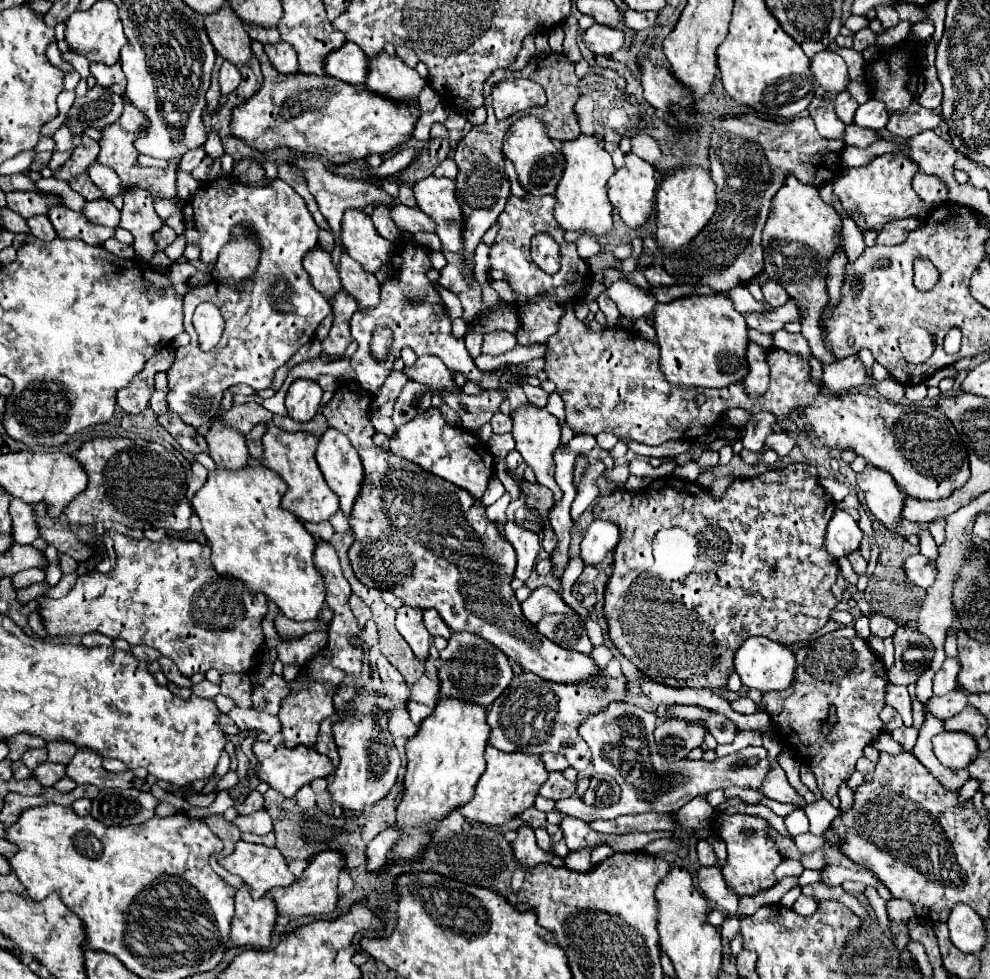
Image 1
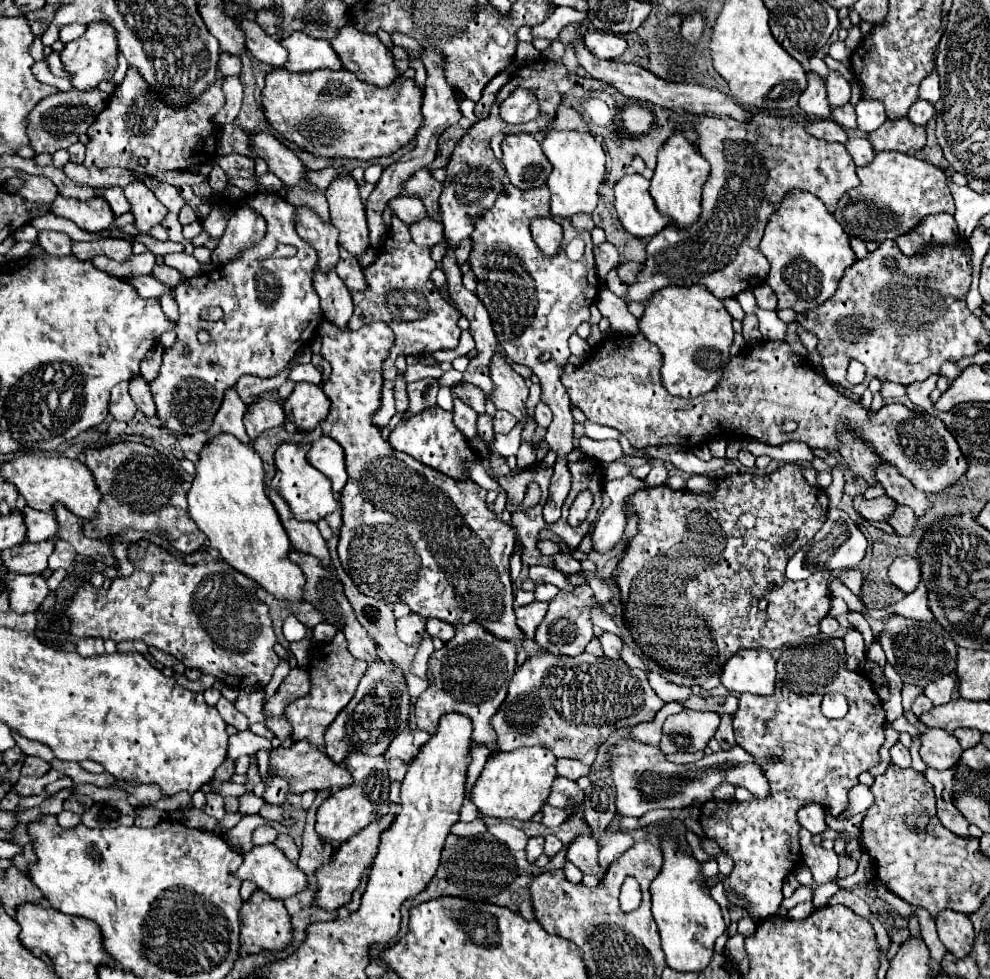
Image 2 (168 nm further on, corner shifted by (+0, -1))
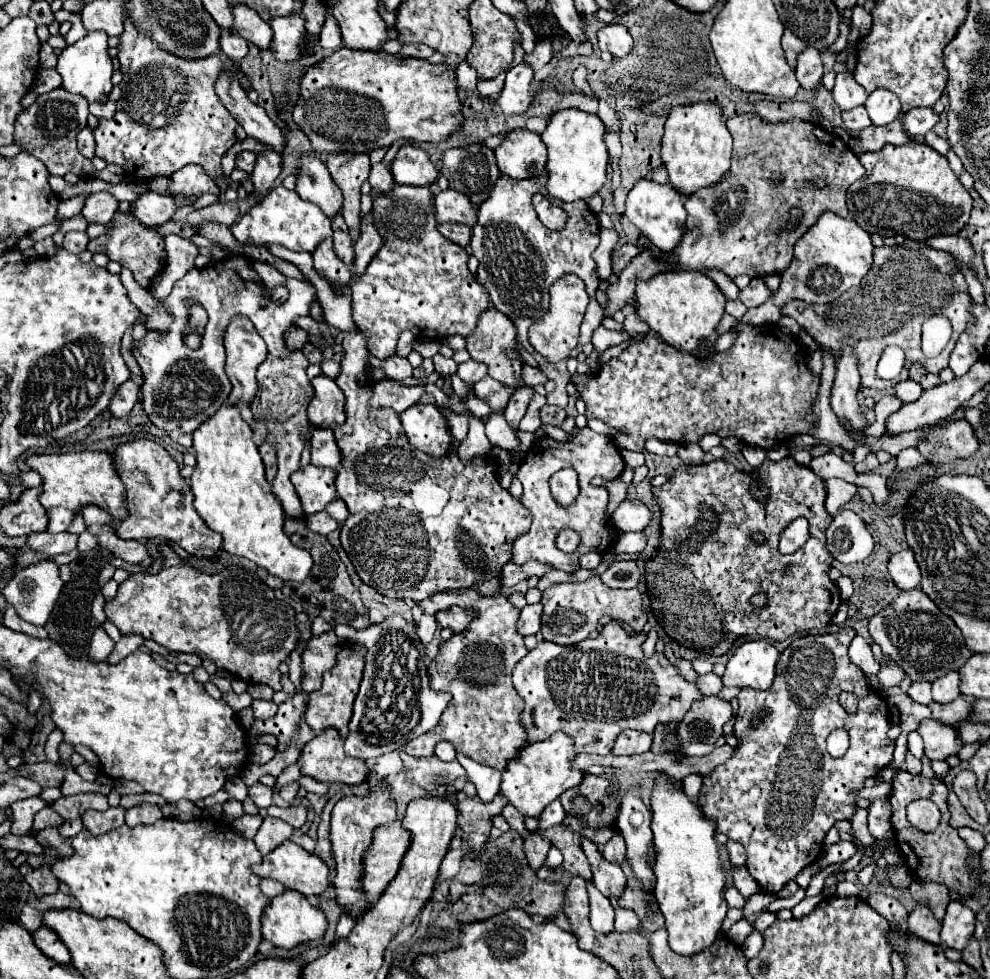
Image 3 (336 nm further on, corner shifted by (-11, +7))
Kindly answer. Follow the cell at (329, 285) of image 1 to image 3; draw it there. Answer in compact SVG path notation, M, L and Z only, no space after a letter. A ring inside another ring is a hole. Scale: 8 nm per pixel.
M305 155L297 169L297 189L301 199L307 199L321 207L321 211L333 219L341 213L343 207L343 195L339 187L333 183L325 163L319 159Z

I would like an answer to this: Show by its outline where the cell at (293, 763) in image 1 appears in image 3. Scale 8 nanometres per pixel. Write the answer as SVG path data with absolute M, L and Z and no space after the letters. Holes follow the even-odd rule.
M323 729L303 749L297 761L301 775L309 775L323 783L359 785L367 779L367 763L349 757L343 751L343 741L335 729Z

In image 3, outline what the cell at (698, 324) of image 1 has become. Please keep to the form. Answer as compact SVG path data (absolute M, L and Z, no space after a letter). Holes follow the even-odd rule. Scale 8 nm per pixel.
M667 271L651 277L649 281L639 281L635 289L637 313L641 319L659 333L669 345L695 355L697 359L713 357L715 343L719 339L717 327L725 315L725 297L713 279L697 271Z

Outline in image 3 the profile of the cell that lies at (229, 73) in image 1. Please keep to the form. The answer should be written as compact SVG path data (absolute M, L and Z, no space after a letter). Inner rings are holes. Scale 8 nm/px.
M223 31L223 35L221 35L221 51L227 57L231 57L231 59L235 59L239 63L247 55L247 41L241 39L239 35L231 33L231 31Z

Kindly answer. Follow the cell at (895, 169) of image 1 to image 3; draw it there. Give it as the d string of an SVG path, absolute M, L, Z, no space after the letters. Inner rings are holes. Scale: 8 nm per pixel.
M889 143L881 151L861 153L859 161L867 173L847 189L847 207L867 233L879 233L881 237L905 235L923 243L933 235L959 233L967 225L973 199L949 169L947 159L929 145ZM857 195L863 195L863 201L857 201Z

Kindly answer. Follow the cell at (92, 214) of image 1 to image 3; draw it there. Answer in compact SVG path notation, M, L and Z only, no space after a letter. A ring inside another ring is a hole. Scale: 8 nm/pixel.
M111 193L89 195L83 207L83 217L89 223L109 223L119 209L119 201Z

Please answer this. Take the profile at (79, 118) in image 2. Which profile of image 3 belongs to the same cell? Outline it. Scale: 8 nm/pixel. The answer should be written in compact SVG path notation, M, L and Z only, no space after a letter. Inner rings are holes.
M57 87L45 95L39 95L33 105L29 105L15 123L15 143L19 143L27 153L41 159L51 175L63 177L65 173L73 171L79 177L99 177L107 183L121 183L123 181L123 169L117 165L107 165L103 173L97 173L91 165L91 161L75 161L79 157L75 137L85 127L85 117L89 115L89 103L83 99L83 95L71 95L69 91L63 91L63 87Z

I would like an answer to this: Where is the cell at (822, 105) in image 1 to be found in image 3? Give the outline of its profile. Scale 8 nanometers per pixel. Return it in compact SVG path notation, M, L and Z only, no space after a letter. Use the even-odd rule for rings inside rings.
M807 47L797 59L797 79L803 89L813 91L823 85L823 61L815 47Z

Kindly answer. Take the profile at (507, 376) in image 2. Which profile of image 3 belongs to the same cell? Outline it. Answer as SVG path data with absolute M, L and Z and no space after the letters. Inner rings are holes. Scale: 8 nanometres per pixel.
M487 309L487 311L479 317L473 335L467 337L467 351L469 351L469 355L471 355L473 359L479 359L479 361L487 363L489 375L491 375L493 379L497 379L499 383L503 383L505 387L521 389L521 387L525 385L525 383L523 383L523 377L521 377L523 361L521 361L519 357L509 357L509 355L507 355L507 351L519 353L517 331L515 331L515 325L513 325L501 311Z

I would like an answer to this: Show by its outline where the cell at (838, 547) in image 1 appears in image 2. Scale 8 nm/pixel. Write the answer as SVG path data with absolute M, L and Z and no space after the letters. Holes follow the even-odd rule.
M828 509L828 517L822 529L808 541L804 549L800 549L790 557L786 567L786 579L798 581L798 579L808 579L816 571L854 569L864 559L864 555L866 555L866 537L856 527L856 523L844 511Z

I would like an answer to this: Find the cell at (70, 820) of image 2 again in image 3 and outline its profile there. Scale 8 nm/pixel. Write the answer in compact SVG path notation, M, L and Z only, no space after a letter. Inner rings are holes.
M65 819L65 821L61 823L61 827L59 827L59 833L61 833L63 839L67 839L67 837L73 837L73 835L81 833L83 829L85 829L85 827L83 827L81 819Z

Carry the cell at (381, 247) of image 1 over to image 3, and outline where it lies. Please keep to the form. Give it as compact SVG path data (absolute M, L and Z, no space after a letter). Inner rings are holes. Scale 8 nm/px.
M333 153L327 157L327 169L343 191L345 203L341 215L349 227L361 227L361 185L371 171L369 155L365 153Z

